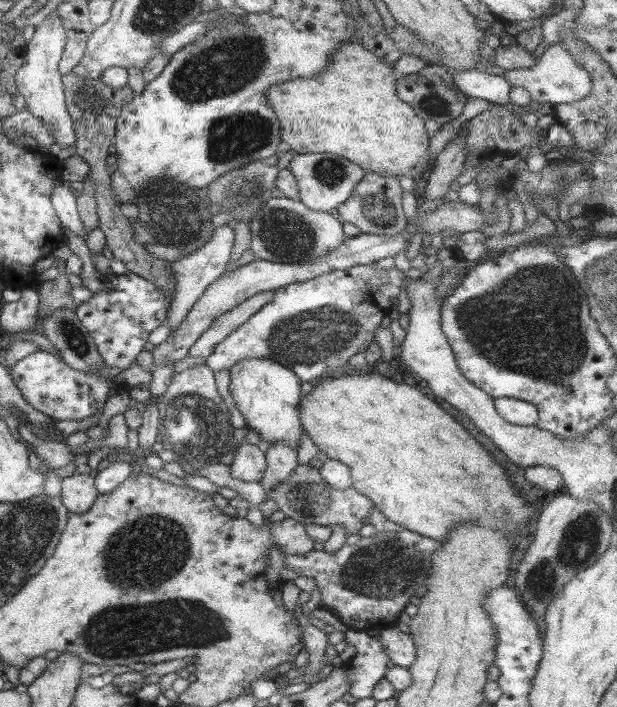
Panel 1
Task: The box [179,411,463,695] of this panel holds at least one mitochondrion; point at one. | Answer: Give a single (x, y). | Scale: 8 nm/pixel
(385, 569)

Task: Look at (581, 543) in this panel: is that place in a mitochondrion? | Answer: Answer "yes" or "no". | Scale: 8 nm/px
yes

